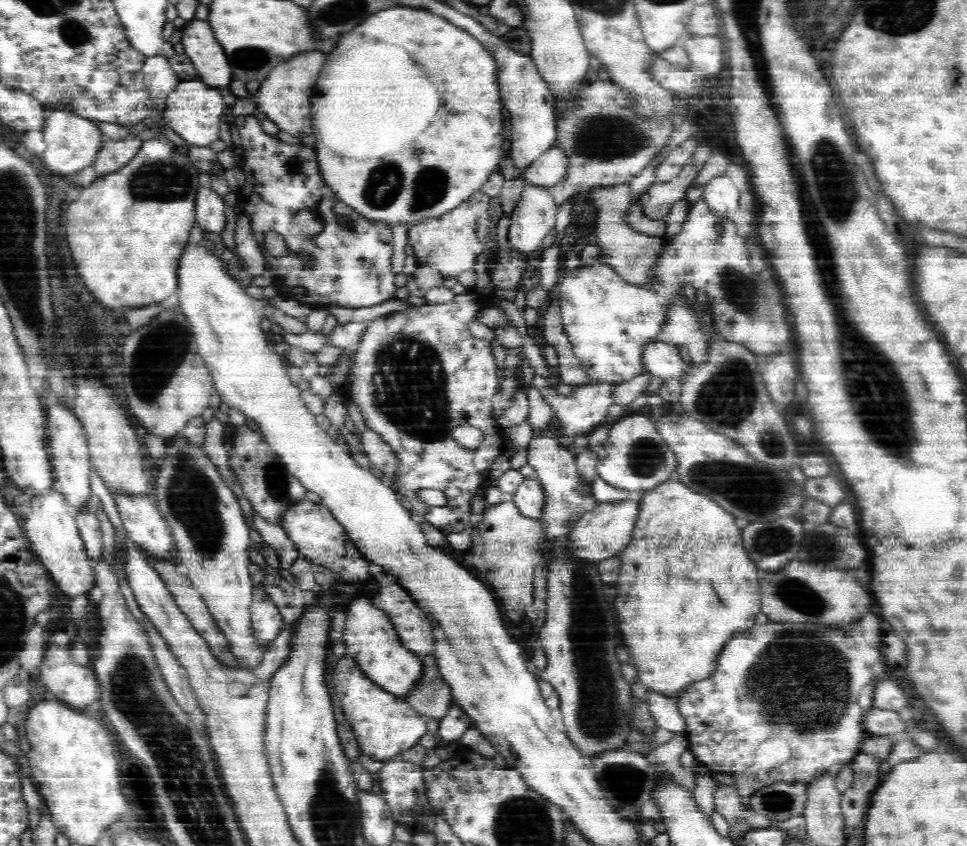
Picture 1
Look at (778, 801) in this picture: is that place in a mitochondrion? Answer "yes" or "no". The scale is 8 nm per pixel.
yes

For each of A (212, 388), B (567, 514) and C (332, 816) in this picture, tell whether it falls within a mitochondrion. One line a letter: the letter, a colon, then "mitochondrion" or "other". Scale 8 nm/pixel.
A: other
B: other
C: mitochondrion

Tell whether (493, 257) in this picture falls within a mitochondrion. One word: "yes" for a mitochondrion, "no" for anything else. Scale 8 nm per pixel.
no

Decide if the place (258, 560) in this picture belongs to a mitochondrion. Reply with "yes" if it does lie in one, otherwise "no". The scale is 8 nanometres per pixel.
no

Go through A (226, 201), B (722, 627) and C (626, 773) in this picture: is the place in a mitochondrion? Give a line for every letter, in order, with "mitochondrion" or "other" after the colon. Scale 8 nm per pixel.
A: other
B: other
C: mitochondrion

